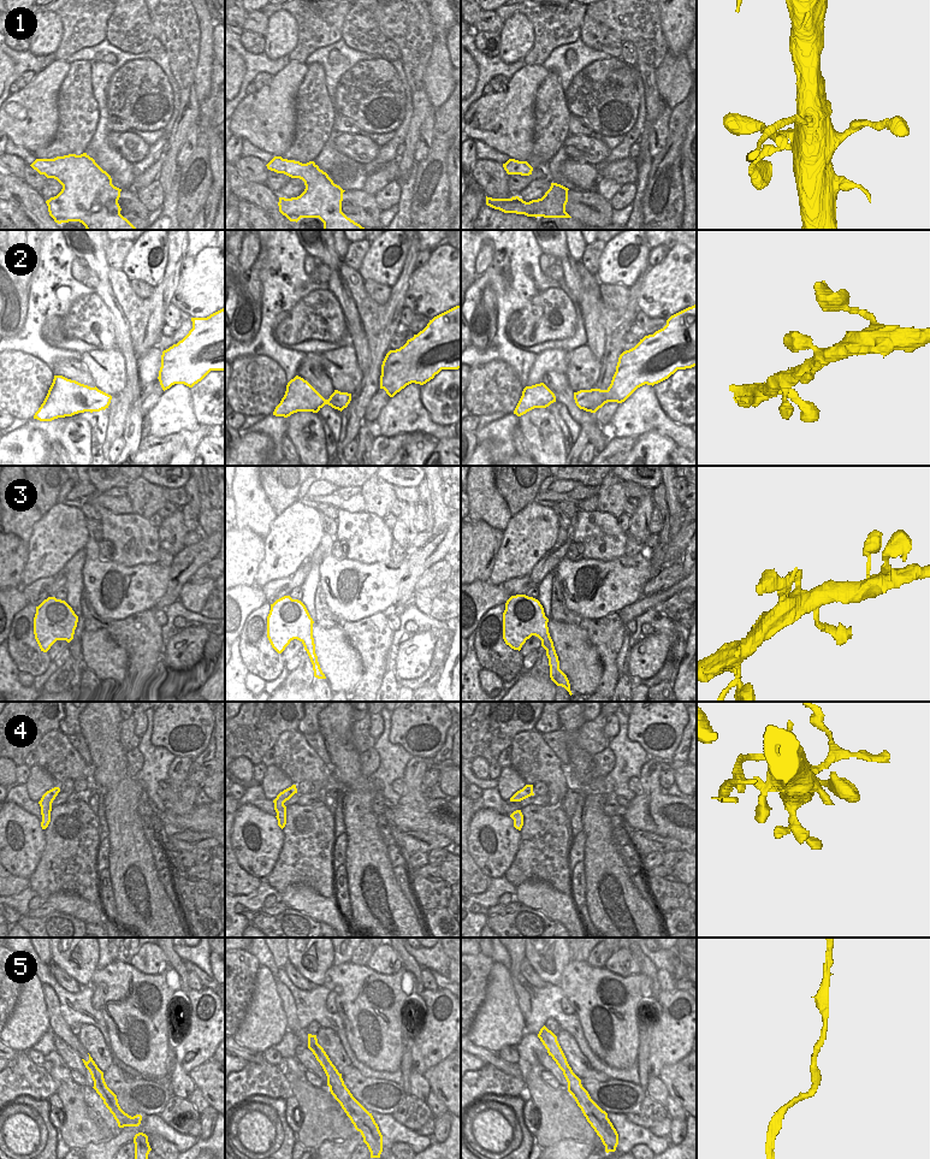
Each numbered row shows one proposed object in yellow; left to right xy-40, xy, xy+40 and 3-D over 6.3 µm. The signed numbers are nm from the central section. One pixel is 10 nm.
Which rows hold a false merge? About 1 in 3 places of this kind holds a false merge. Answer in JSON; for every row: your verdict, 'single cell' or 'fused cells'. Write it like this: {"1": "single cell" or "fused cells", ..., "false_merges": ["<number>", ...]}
{"1": "single cell", "2": "single cell", "3": "single cell", "4": "single cell", "5": "single cell", "false_merges": []}

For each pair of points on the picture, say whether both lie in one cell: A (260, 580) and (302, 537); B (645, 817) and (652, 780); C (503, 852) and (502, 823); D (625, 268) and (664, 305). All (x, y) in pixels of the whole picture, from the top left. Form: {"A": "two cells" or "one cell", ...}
{"A": "one cell", "B": "one cell", "C": "one cell", "D": "two cells"}

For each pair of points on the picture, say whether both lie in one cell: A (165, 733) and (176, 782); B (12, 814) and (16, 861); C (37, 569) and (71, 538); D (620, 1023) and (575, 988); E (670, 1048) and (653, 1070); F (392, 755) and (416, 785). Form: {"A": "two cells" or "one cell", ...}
{"A": "two cells", "B": "one cell", "C": "one cell", "D": "one cell", "E": "one cell", "F": "two cells"}

